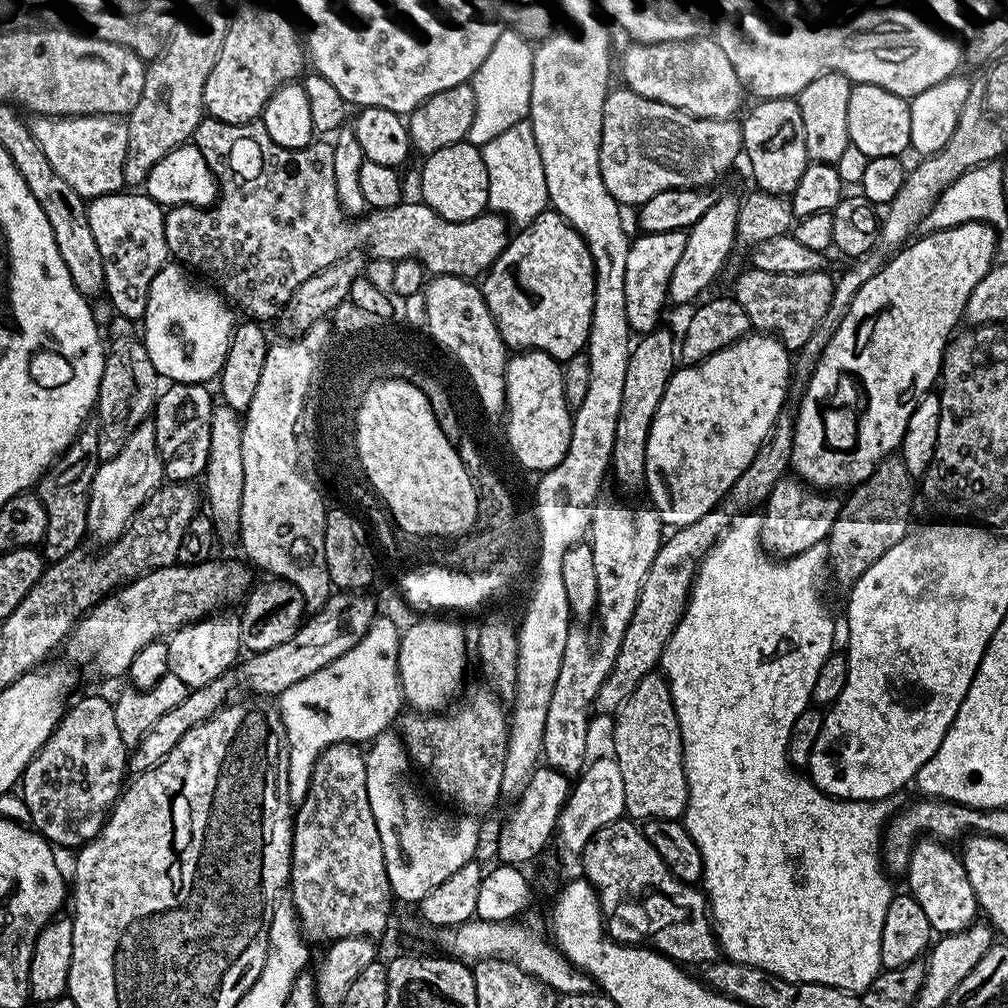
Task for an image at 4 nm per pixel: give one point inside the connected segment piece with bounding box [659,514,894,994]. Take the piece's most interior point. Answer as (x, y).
(796, 885)

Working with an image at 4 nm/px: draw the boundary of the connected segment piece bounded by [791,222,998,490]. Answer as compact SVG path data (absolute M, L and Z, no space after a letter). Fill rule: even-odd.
M978 222L959 224L953 228L938 230L937 232L928 232L924 234L921 240L913 239L899 249L893 255L896 257L893 260L889 259L884 267L878 270L878 274L874 274L874 278L870 278L870 282L866 282L866 286L862 286L862 290L858 290L858 294L854 294L854 302L850 302L842 322L834 330L834 334L826 346L826 350L822 350L820 359L816 362L816 367L812 369L807 377L807 380L809 379L808 385L805 386L804 393L800 396L800 405L797 406L796 412L794 411L796 425L794 426L791 471L805 484L817 490L851 489L863 482L875 470L876 465L881 460L893 455L899 449L903 434L906 433L906 424L910 421L910 416L914 412L916 404L923 399L925 393L931 393L934 385L941 379L944 351L948 349L950 337L957 331L958 325L956 323L961 323L964 307L974 290L974 286L978 286L978 282L982 282L982 278L986 278L986 274L992 269L992 265L997 259L997 239L998 234L993 231L989 224L979 224Z

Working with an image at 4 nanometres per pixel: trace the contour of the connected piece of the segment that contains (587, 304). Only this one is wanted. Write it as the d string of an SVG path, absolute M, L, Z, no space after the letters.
M545 210L511 237L482 280L484 301L500 336L512 350L545 352L565 361L585 351L594 314L594 262L584 239L554 210Z

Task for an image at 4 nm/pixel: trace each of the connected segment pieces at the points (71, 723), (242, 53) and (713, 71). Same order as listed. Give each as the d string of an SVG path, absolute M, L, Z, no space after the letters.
M84 696L73 708L71 705L56 723L50 738L26 766L22 777L22 795L30 810L31 827L36 830L103 828L108 813L125 787L129 753L118 734L111 699Z
M256 4L238 8L229 19L222 54L218 54L218 62L214 62L210 78L206 78L204 91L205 113L224 124L255 121L263 113L268 99L281 86L295 81L305 71L304 64L306 68L305 41L278 9L259 8Z
M697 38L692 40L687 40L684 43L664 43L664 44L640 44L633 43L630 47L625 50L624 57L619 57L618 60L618 72L624 75L624 80L622 80L623 87L628 88L634 94L642 94L642 98L650 98L654 102L662 102L666 106L674 106L678 110L683 112L688 112L692 116L697 116L698 118L706 118L707 120L731 120L737 114L736 111L740 108L740 99L746 96L746 89L743 84L740 83L738 74L734 74L734 66L730 66L730 58L726 58L726 54L722 54L722 46L718 46L715 39L708 38Z

